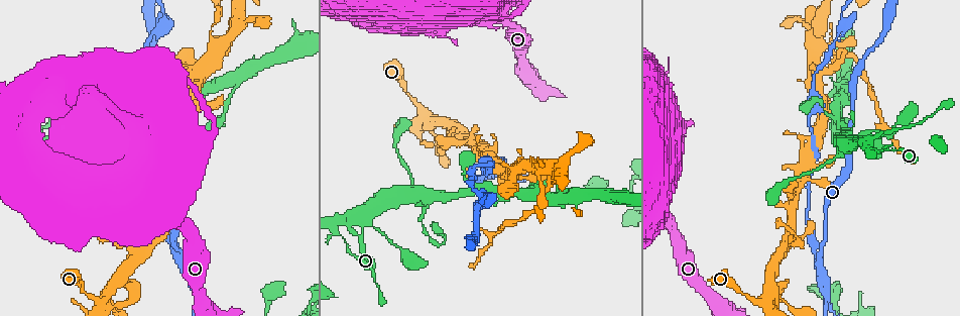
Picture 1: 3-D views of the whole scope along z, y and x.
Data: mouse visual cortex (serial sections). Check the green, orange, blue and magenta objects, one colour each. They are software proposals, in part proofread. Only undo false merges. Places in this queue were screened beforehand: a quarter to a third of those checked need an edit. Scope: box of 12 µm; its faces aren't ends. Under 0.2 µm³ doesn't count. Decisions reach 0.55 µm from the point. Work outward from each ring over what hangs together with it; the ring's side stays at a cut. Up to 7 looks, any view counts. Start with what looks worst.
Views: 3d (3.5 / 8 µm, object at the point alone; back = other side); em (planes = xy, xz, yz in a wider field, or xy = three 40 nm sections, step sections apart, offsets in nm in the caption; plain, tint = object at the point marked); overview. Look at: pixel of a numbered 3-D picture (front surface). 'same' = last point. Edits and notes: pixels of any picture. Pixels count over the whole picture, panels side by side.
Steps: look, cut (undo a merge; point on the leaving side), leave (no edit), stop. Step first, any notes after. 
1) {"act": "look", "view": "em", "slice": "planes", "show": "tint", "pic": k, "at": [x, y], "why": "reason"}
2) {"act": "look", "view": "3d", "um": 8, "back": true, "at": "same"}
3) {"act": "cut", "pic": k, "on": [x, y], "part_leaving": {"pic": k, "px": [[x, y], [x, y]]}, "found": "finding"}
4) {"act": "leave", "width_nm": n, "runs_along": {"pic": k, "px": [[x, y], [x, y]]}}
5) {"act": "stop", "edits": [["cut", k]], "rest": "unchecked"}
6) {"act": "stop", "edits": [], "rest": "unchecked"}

{"act": "look", "view": "3d", "um": 3.5, "pic": 1, "at": [822, 251], "why": "a fork"}

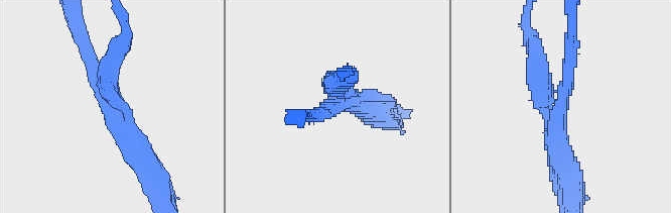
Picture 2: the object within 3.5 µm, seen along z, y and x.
{"act": "look", "view": "em", "slice": "xy", "step": 5, "show": "tint", "pic": 2, "at": [560, 106], "arms": 3, "arm_widths_nm": [250, 300, 350], "why": "now the EM"}

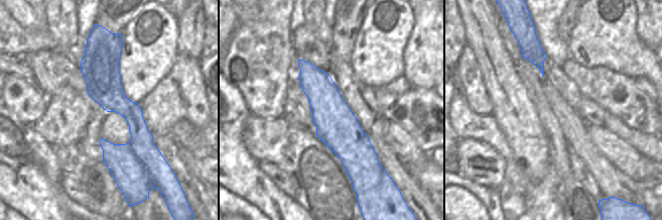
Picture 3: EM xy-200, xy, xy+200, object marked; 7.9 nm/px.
{"act": "cut", "pic": 2, "on": [536, 73], "border": {"pic": 3, "px": [[129, 141], [134, 154], [147, 170]]}, "found": "two cells meet here"}

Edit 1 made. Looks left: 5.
{"act": "look", "view": "overview", "why": "see it whole again"}

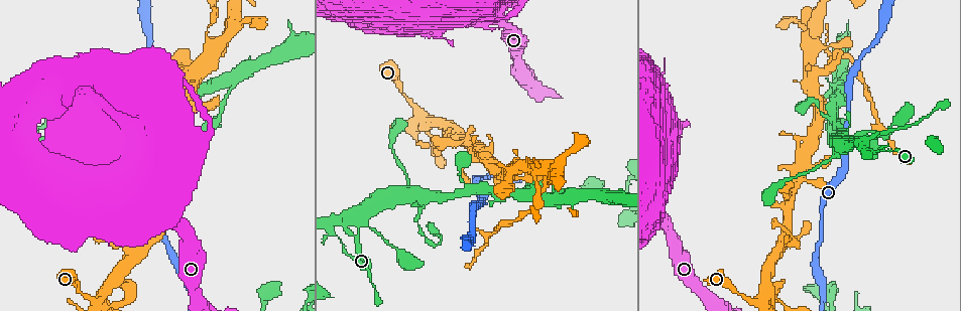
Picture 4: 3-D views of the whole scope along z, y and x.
{"act": "look", "view": "3d", "um": 3.5, "pic": 4, "at": [471, 22], "why": "a narrow waist"}

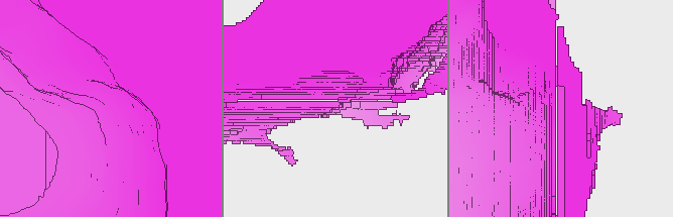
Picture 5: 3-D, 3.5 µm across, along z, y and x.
{"act": "look", "view": "em", "slice": "xy", "step": 3, "show": "tint", "pic": 5, "at": [336, 104]}

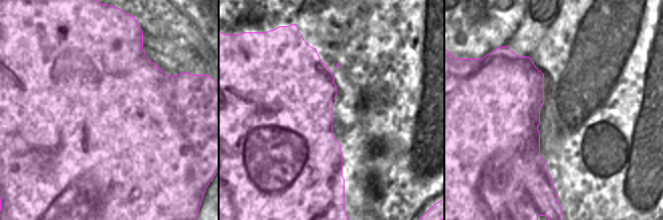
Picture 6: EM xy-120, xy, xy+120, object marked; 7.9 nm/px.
{"act": "look", "view": "em", "slice": "xy", "step": 5, "show": "tint", "at": "same"}

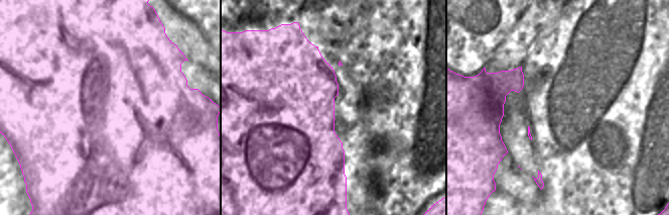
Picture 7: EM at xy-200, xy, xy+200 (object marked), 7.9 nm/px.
{"act": "leave", "runs_along": {"pic": 5, "px": [[359, 39], [344, 99], [288, 111]]}, "found": "one cell here"}

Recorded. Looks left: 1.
{"act": "stop", "edits": [["cut", 2]], "rest": "unchecked"}

